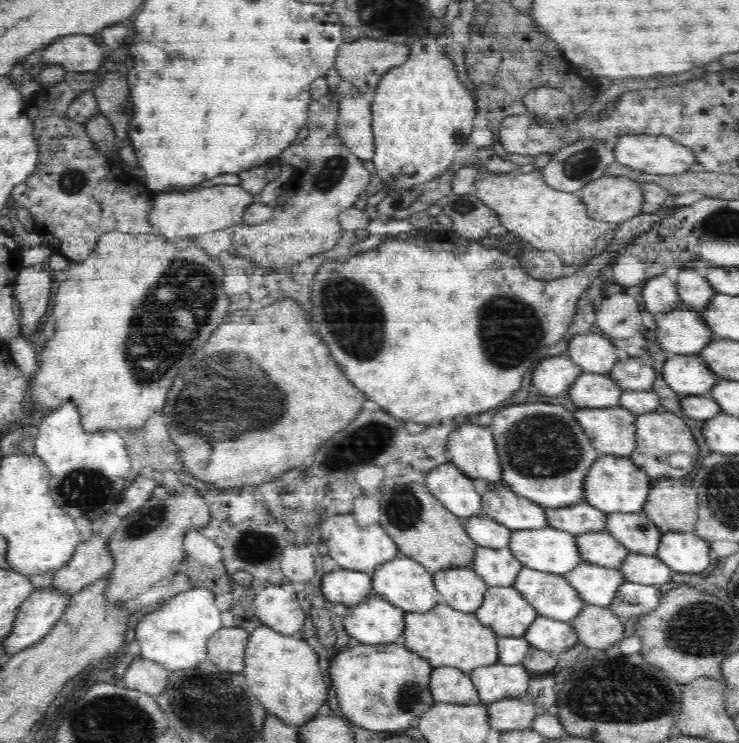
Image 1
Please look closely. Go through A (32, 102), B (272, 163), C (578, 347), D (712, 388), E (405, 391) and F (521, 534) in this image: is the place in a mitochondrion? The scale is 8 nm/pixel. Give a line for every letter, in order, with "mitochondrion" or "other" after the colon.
A: other
B: other
C: other
D: other
E: other
F: other

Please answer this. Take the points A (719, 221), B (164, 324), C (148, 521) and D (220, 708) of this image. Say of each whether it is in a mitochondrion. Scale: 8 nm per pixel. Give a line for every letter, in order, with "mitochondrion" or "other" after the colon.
A: mitochondrion
B: mitochondrion
C: mitochondrion
D: mitochondrion

